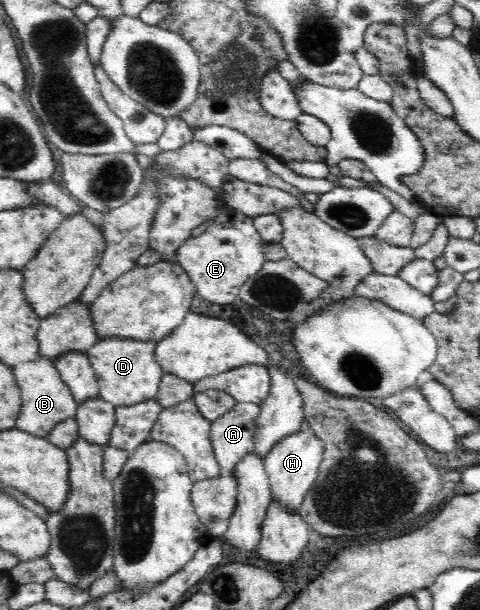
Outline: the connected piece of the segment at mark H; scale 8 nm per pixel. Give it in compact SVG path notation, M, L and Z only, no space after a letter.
M303 422L301 430L285 435L285 438L277 442L264 458L265 471L272 487L272 499L299 514L298 508L303 504L305 494L308 494L317 480L324 453L323 441L315 435L307 422Z

